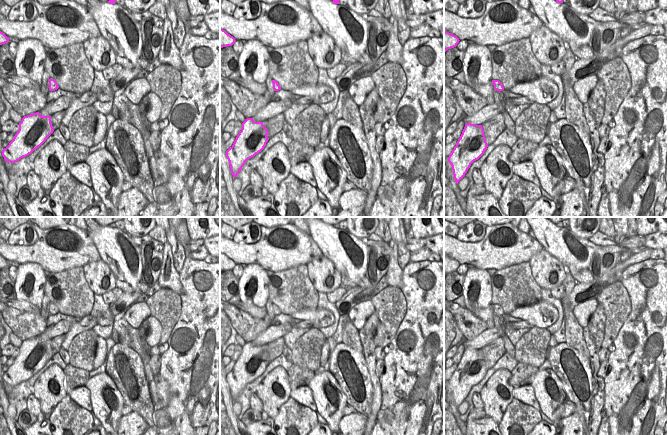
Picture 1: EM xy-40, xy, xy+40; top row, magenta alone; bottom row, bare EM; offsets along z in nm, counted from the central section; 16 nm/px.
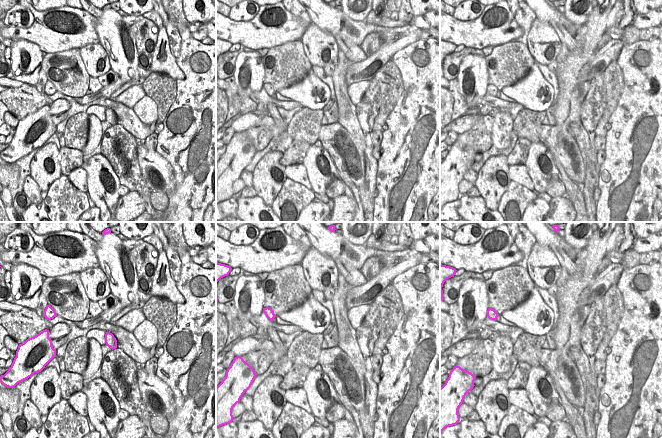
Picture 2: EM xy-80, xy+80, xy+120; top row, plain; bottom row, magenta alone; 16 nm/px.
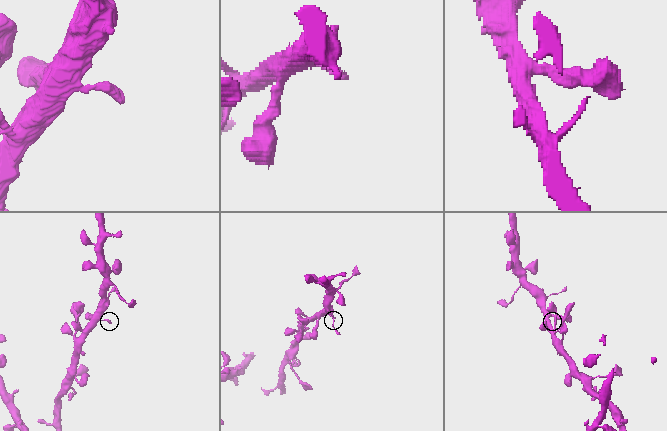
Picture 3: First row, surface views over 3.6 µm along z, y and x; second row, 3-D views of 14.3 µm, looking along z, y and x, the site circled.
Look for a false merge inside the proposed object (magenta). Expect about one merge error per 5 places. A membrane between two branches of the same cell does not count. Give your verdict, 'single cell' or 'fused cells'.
single cell

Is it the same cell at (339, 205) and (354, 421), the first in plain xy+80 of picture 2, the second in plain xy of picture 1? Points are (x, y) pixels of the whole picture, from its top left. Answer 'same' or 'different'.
same

